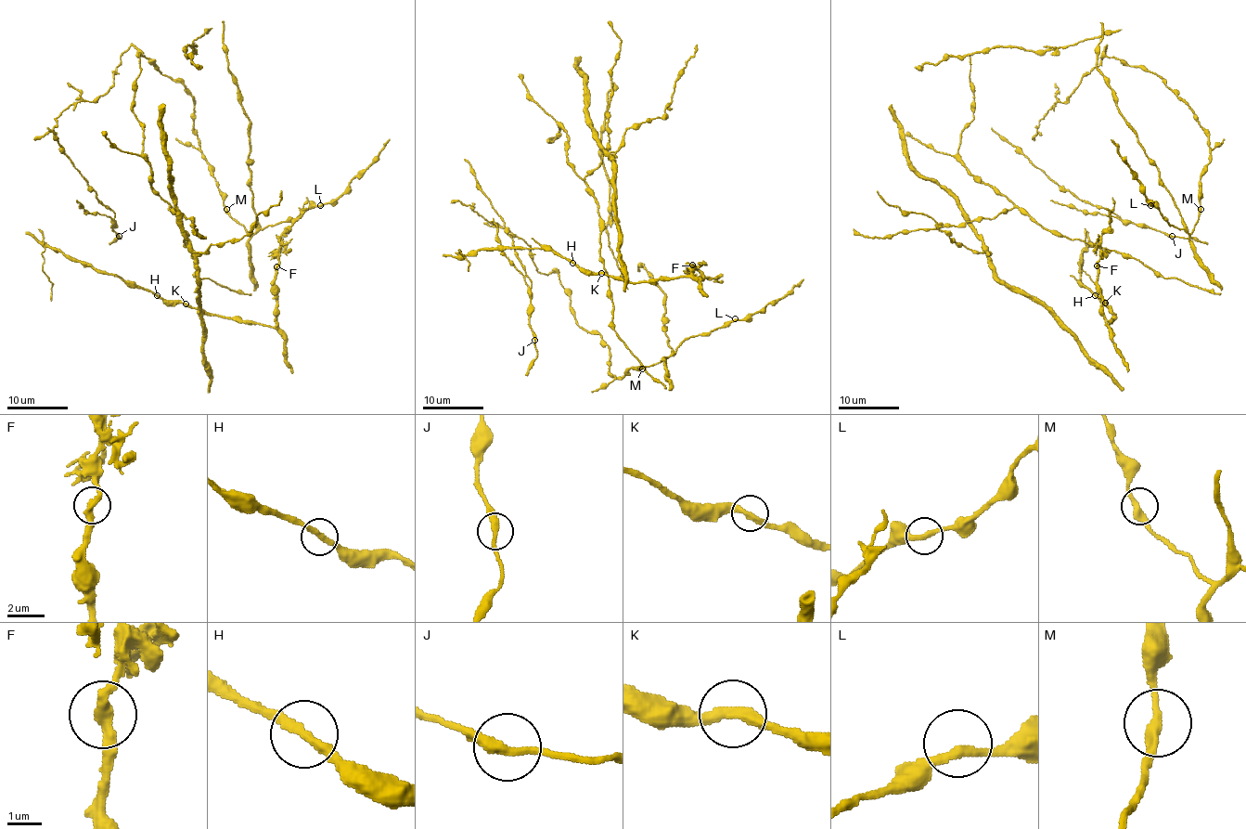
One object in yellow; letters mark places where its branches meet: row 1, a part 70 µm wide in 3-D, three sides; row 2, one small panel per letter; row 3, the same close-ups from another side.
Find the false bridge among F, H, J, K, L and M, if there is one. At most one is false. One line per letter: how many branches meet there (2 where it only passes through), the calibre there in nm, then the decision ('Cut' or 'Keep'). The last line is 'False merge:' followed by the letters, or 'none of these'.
F: Branches: 2. Thickness 320 nm. Cut
H: Branches: 2. Thickness 280 nm. Keep
J: Branches: 2. Thickness 320 nm. Keep
K: Branches: 2. Thickness 320 nm. Keep
L: Branches: 2. Thickness 280 nm. Keep
M: Branches: 2. Thickness 300 nm. Keep
False merge: F

